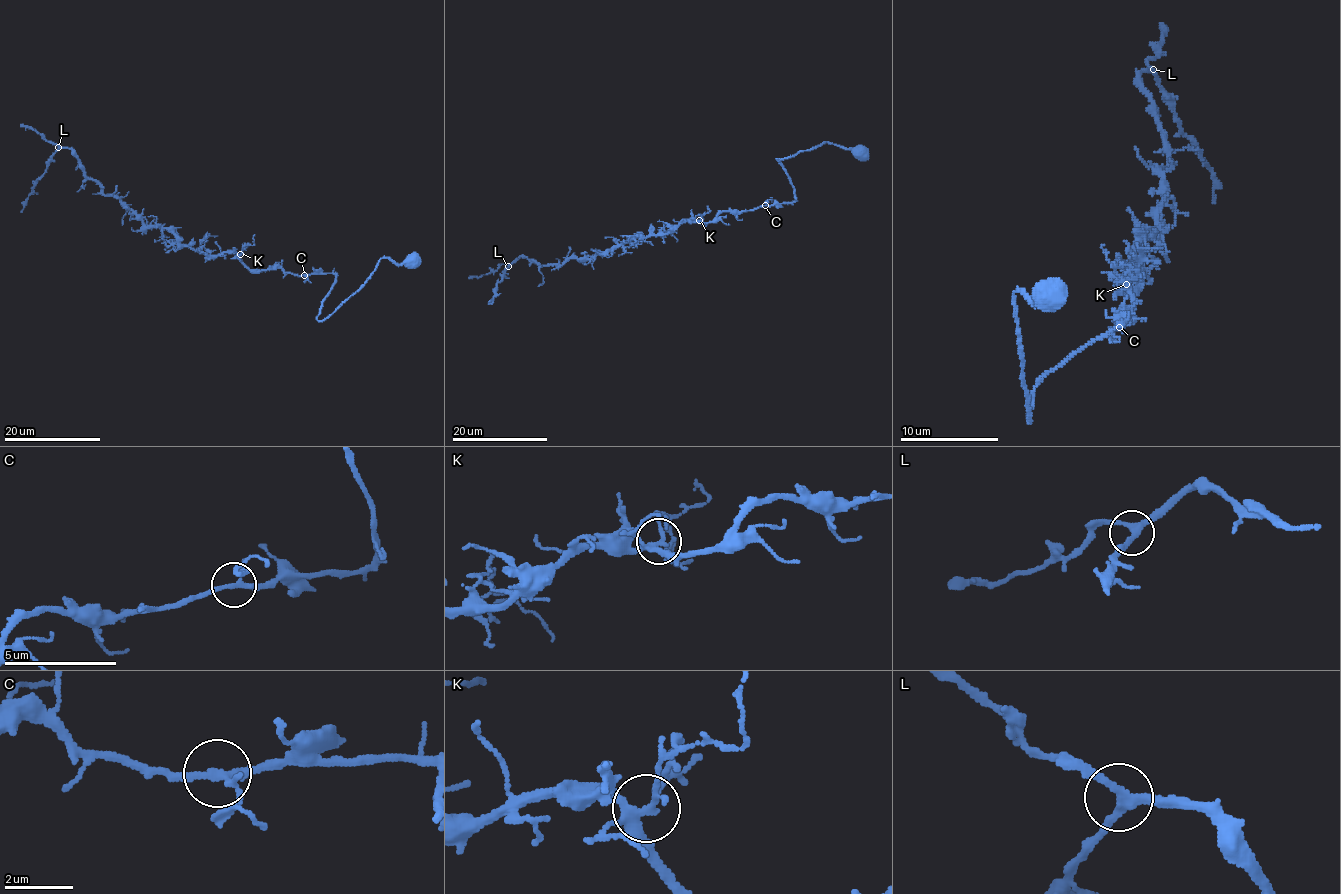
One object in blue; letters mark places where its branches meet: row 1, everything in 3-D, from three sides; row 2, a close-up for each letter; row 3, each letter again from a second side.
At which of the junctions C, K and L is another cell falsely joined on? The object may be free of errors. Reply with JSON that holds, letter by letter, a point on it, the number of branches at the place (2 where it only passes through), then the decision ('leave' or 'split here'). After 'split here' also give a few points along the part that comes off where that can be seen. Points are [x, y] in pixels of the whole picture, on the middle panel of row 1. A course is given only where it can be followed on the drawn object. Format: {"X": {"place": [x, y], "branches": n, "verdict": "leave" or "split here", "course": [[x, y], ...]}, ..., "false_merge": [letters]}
{"C": {"place": [765, 205], "branches": 4, "verdict": "leave"}, "K": {"place": [699, 220], "branches": 5, "verdict": "leave"}, "L": {"place": [508, 266], "branches": 3, "verdict": "leave"}, "false_merge": []}

